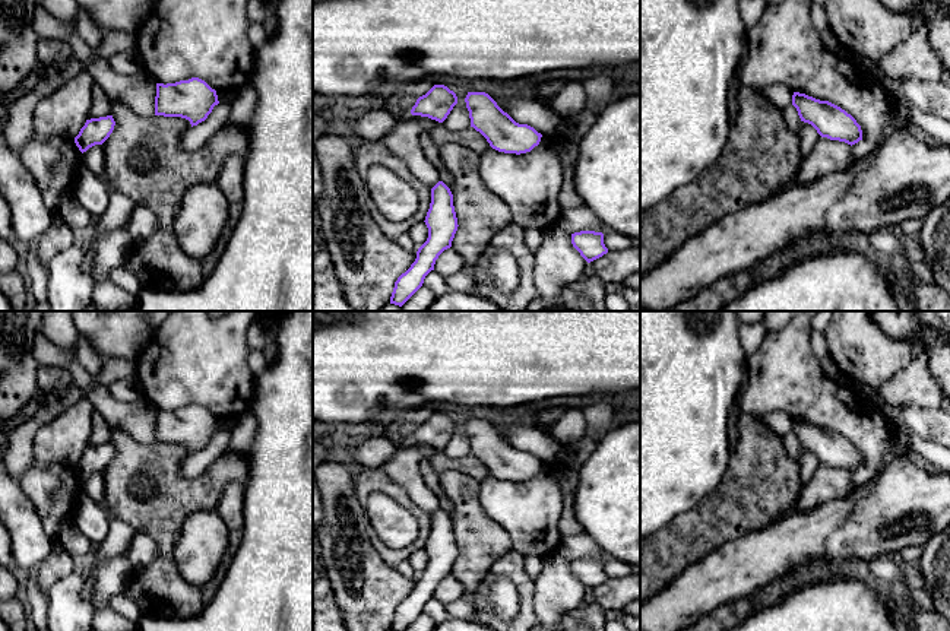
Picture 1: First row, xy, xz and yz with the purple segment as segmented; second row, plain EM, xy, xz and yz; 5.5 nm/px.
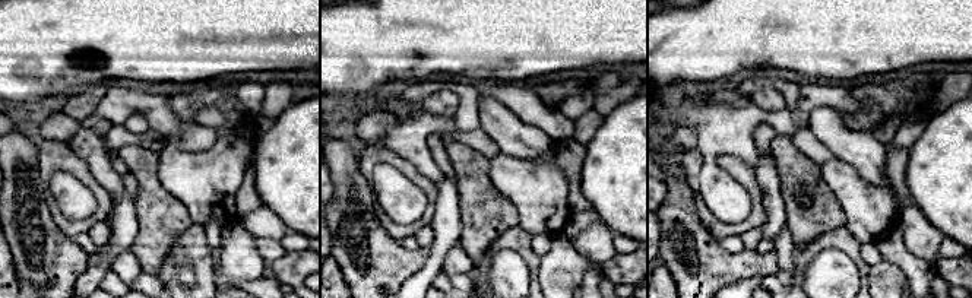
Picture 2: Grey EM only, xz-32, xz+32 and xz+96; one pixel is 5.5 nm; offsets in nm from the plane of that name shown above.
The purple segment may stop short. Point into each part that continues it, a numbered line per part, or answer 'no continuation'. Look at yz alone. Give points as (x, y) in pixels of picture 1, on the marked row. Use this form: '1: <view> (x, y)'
no continuation

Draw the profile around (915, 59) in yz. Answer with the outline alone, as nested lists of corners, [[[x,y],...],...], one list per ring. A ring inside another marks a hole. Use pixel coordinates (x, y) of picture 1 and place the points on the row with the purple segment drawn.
[[[928,25],[915,26],[912,37],[889,51],[880,61],[878,69],[890,79],[919,79],[938,82],[943,76],[943,64],[928,42]]]

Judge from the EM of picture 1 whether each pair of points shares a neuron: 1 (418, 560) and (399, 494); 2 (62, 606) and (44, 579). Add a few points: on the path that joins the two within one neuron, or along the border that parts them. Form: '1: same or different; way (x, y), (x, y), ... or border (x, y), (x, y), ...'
1: different; border (423, 548), (407, 558)
2: different; border (72, 571), (57, 579), (46, 596)

